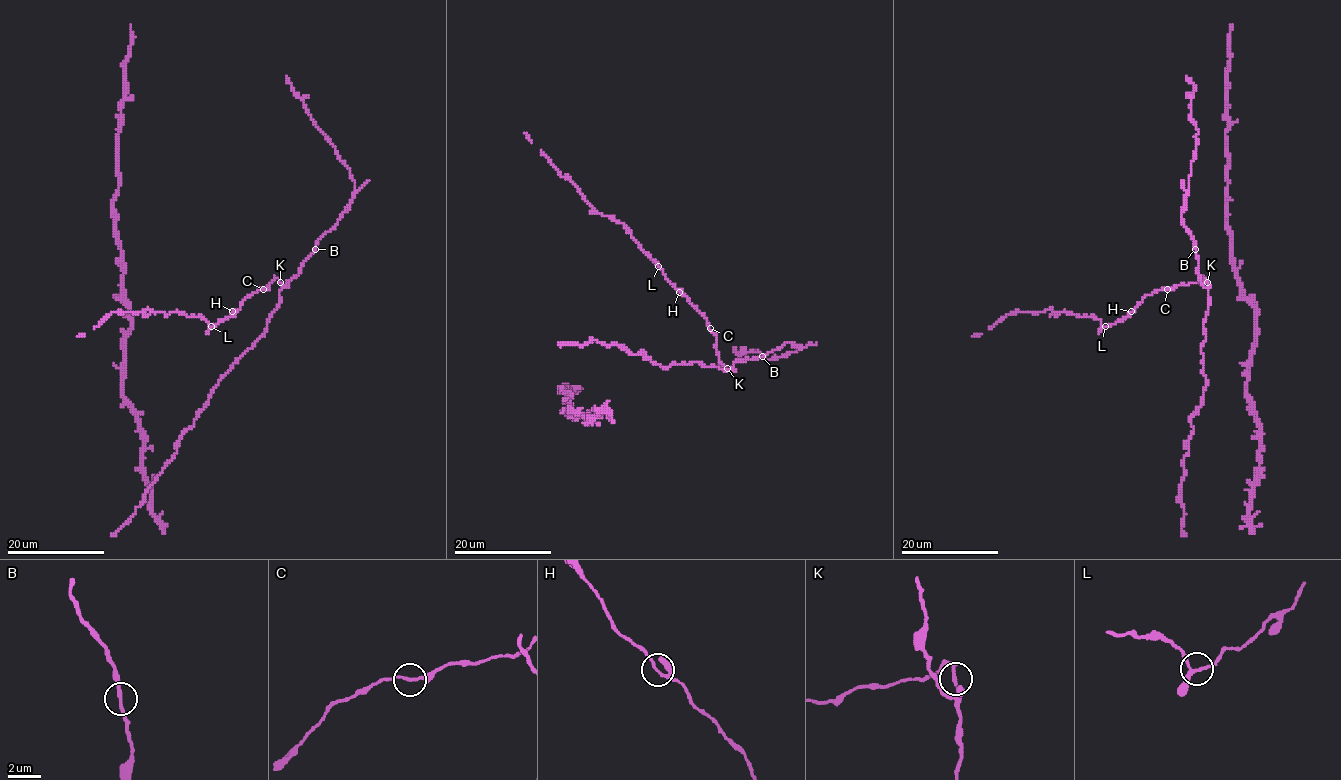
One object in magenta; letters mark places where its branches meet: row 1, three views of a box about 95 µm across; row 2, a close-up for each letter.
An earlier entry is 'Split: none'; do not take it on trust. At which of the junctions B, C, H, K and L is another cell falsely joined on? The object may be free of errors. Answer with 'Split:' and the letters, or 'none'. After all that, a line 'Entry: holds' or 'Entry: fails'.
Split: none
Entry: holds

